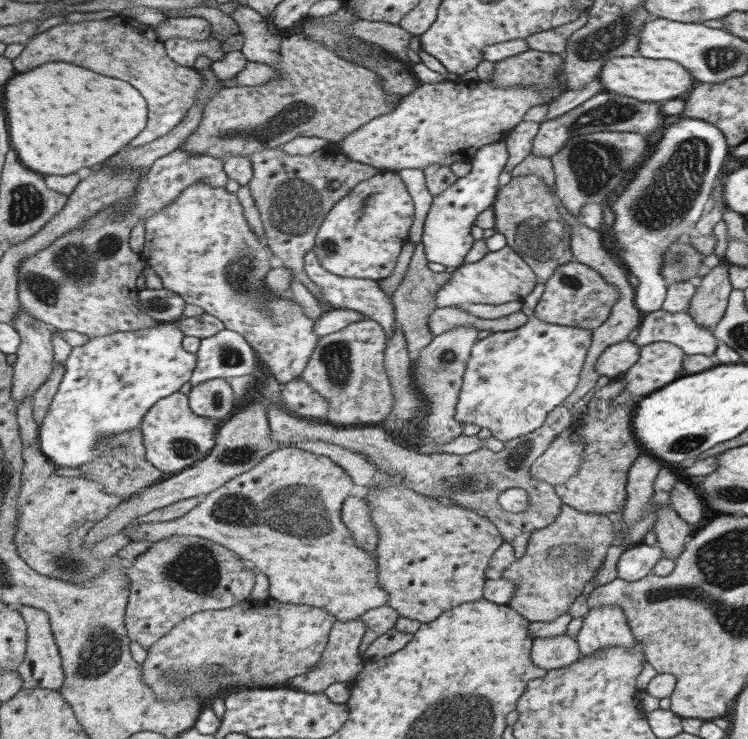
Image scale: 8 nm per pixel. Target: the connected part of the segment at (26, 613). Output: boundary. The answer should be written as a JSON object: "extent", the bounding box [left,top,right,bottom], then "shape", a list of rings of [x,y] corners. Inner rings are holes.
{"extent":[16,606,63,691],"shape":[[[16,606],[18,613],[22,616],[27,628],[27,645],[25,645],[25,655],[21,663],[17,666],[17,672],[21,675],[21,689],[38,688],[45,690],[59,691],[63,684],[63,669],[61,669],[61,659],[58,655],[58,648],[51,634],[49,626],[49,616],[39,608],[29,606]]]}

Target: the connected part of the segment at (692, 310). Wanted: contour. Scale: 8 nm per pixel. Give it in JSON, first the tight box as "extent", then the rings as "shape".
{"extent":[686,262,732,329],"shape":[[[719,262],[718,265],[707,269],[706,274],[703,274],[696,284],[695,294],[686,313],[702,328],[713,329],[723,317],[732,290],[727,277],[728,267],[727,262]]]}

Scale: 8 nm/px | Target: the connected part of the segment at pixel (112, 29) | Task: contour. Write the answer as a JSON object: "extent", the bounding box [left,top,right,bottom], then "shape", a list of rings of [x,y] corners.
{"extent":[12,12,202,148],"shape":[[[119,12],[116,17],[101,20],[61,23],[36,34],[13,58],[12,66],[17,72],[27,72],[45,62],[71,62],[75,66],[85,66],[87,70],[129,82],[133,89],[137,89],[146,102],[148,113],[143,130],[129,141],[128,147],[132,148],[174,131],[195,103],[197,89],[202,84],[199,72],[167,57],[152,26],[123,17]]]}

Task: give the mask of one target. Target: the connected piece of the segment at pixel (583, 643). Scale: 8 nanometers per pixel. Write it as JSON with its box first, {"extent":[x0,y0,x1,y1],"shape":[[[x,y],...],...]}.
{"extent":[573,606,634,656],"shape":[[[619,606],[588,610],[573,638],[582,656],[591,656],[609,646],[629,648],[634,642],[633,632],[627,626],[625,614]]]}

